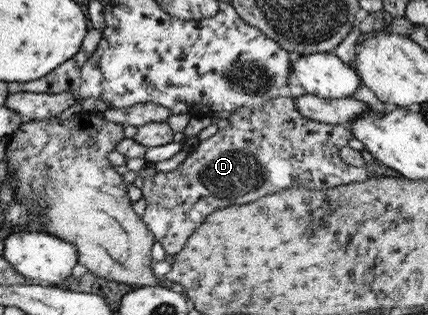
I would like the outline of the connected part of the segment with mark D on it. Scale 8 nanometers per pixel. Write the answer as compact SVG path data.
M276 96L262 105L238 108L228 118L228 125L218 129L206 140L199 141L174 170L164 173L156 171L151 177L142 179L140 190L145 208L140 219L162 250L166 254L175 254L181 250L193 230L205 220L205 216L217 208L253 202L257 198L291 187L321 190L367 179L364 168L345 164L337 156L339 148L347 145L350 138L352 134L347 125L328 125L299 114L291 96Z

